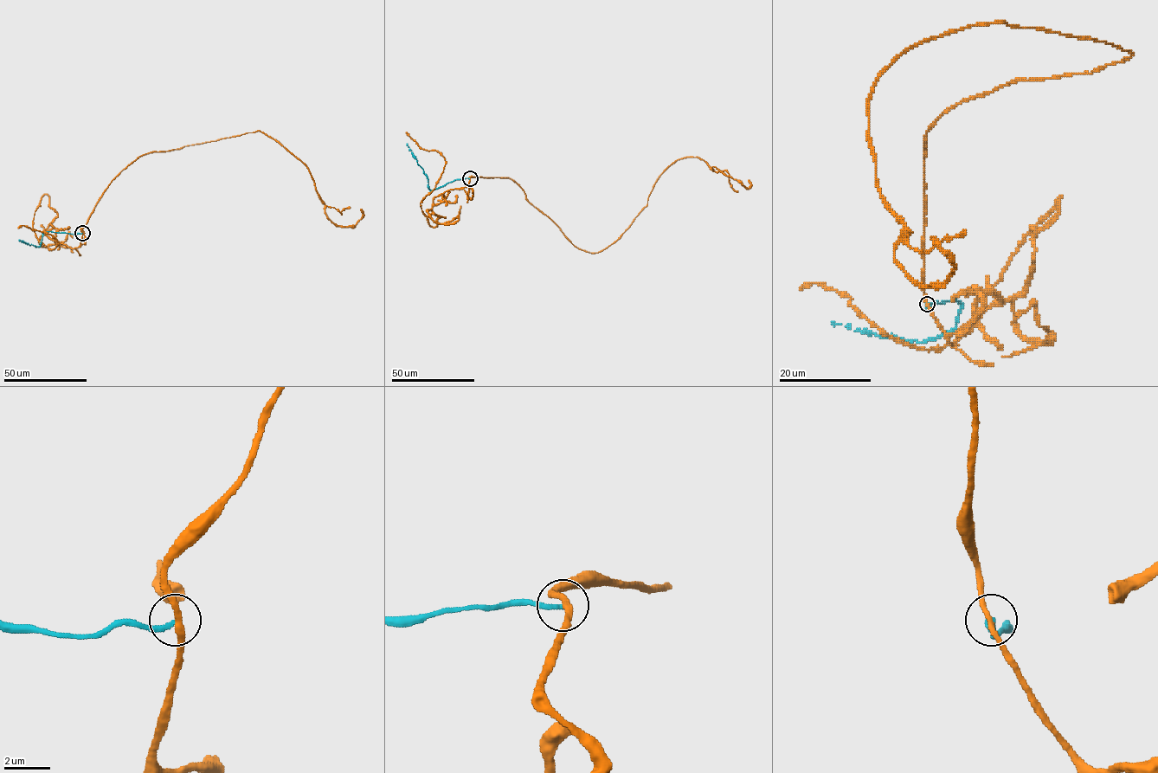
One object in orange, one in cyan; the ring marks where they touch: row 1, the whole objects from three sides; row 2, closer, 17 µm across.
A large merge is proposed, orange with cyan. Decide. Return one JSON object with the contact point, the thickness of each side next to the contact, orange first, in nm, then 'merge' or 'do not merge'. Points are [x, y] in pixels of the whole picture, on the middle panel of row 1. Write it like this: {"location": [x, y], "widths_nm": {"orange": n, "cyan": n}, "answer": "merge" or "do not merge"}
{"location": [470, 178], "widths_nm": {"orange": 240, "cyan": 220}, "answer": "do not merge"}

